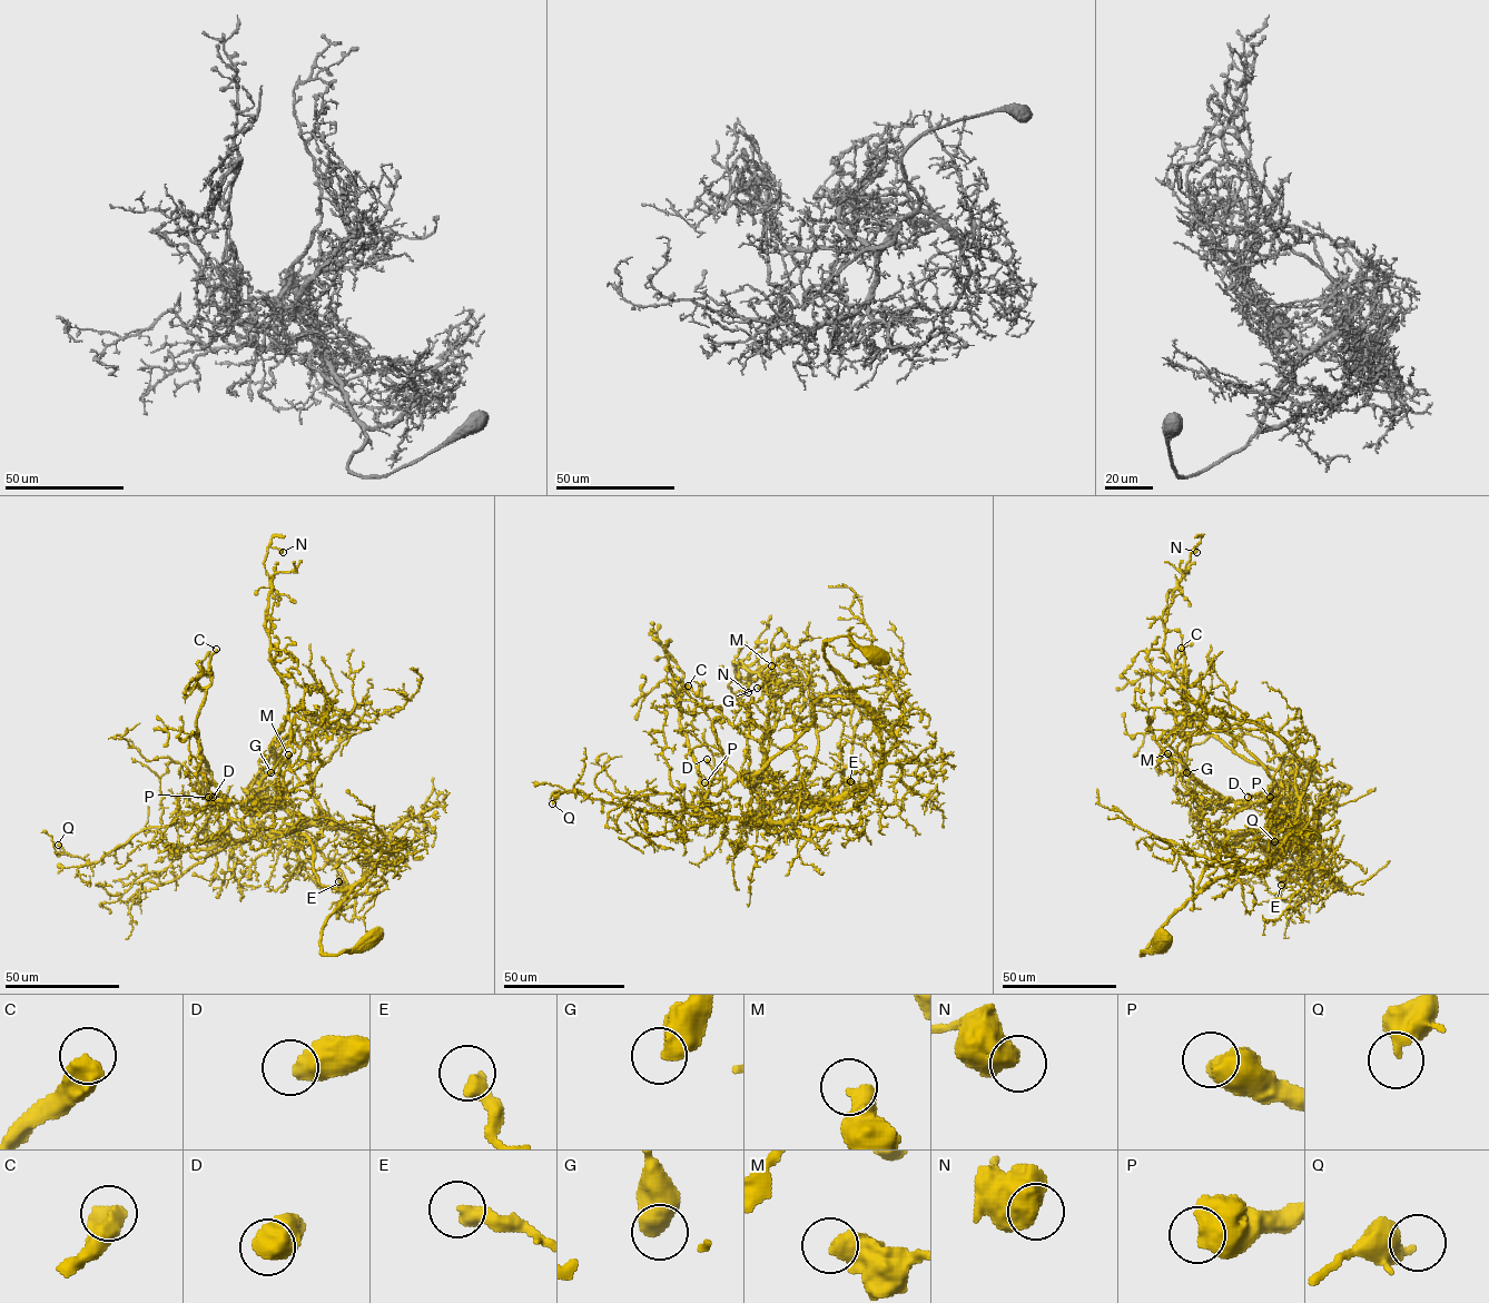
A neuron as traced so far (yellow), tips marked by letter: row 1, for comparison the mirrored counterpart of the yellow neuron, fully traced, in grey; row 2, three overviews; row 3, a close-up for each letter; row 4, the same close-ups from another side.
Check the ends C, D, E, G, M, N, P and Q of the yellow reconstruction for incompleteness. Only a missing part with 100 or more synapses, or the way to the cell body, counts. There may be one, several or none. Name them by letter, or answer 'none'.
C

